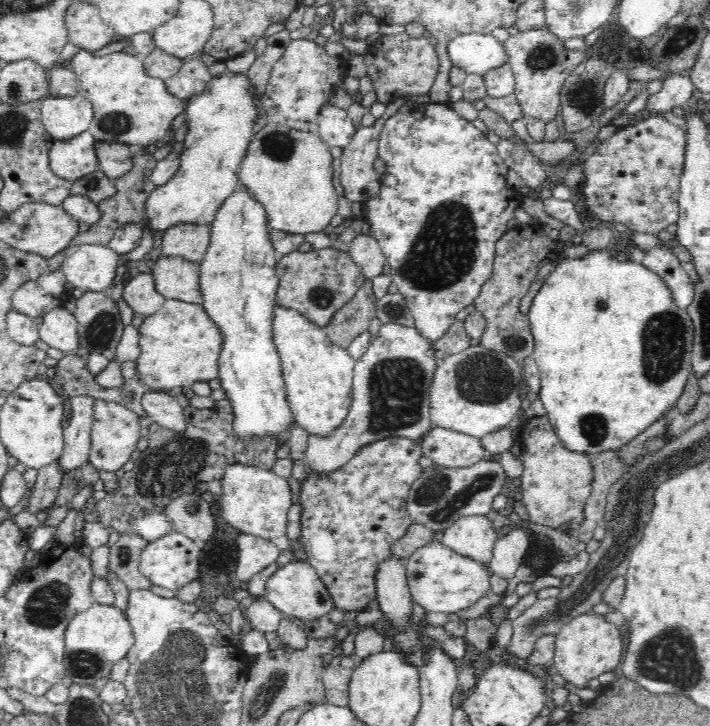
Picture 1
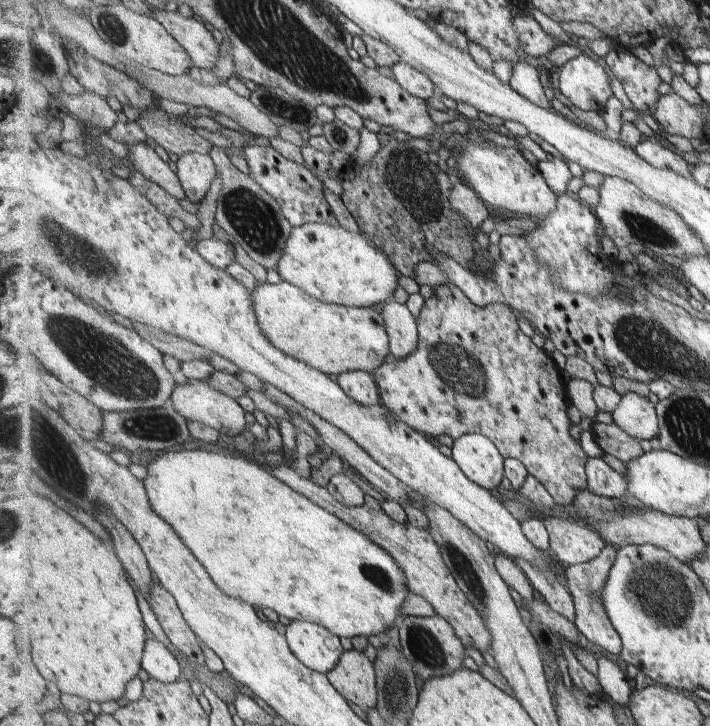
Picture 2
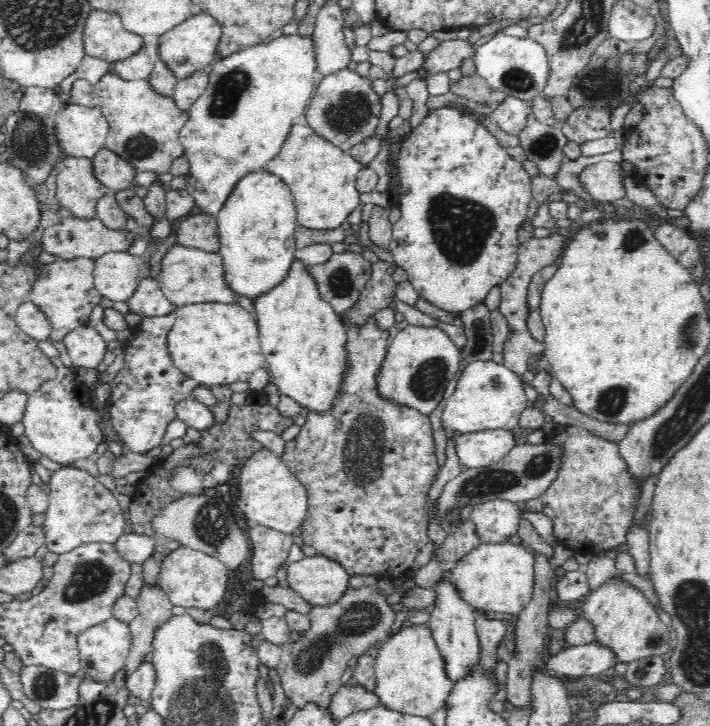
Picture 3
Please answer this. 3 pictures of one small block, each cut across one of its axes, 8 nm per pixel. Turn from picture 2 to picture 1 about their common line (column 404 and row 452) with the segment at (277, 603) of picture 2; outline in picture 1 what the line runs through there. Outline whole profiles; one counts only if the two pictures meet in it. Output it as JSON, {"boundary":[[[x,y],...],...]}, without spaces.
{"boundary":[[[609,247],[605,250],[591,251],[584,258],[558,259],[557,266],[544,281],[539,292],[534,296],[532,306],[528,310],[529,325],[533,335],[534,350],[531,357],[536,361],[539,368],[540,386],[536,397],[544,404],[546,419],[552,427],[553,434],[561,446],[576,454],[585,454],[588,458],[598,456],[600,452],[608,450],[618,451],[634,439],[636,435],[644,432],[646,428],[662,419],[669,411],[673,410],[676,401],[683,393],[689,378],[689,357],[692,352],[692,323],[686,315],[686,310],[674,307],[670,299],[670,291],[662,278],[654,275],[650,270],[644,268],[640,263],[634,261],[619,261],[609,253]]]}

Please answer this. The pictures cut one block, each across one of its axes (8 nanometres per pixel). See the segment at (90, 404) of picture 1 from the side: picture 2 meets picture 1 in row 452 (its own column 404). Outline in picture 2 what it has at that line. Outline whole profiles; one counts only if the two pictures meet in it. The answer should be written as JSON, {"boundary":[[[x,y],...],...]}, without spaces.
{"boundary":[[[400,60],[397,64],[394,64],[392,72],[395,80],[401,84],[406,91],[413,93],[425,101],[434,96],[436,84],[425,71]]]}

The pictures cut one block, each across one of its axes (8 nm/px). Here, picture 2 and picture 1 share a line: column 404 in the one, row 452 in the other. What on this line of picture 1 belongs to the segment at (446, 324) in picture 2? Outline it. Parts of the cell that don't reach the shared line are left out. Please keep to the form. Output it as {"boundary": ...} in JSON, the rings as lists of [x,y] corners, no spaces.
{"boundary":[[[402,437],[388,438],[379,440],[372,445],[364,446],[360,449],[360,452],[356,453],[356,456],[352,457],[340,470],[332,472],[328,478],[315,478],[311,476],[311,471],[308,476],[301,482],[302,488],[299,496],[300,504],[302,506],[301,514],[301,538],[304,543],[304,550],[307,556],[308,564],[316,571],[316,574],[320,577],[320,580],[327,588],[328,594],[333,602],[333,608],[337,608],[339,611],[344,612],[356,612],[356,610],[362,611],[367,607],[367,604],[375,600],[375,592],[373,592],[373,572],[375,570],[376,562],[382,562],[386,560],[388,555],[393,553],[389,550],[389,544],[397,539],[404,531],[405,528],[412,522],[412,518],[407,509],[407,496],[413,480],[421,475],[423,468],[420,467],[418,460],[421,458],[421,450],[418,440],[412,440]]]}

